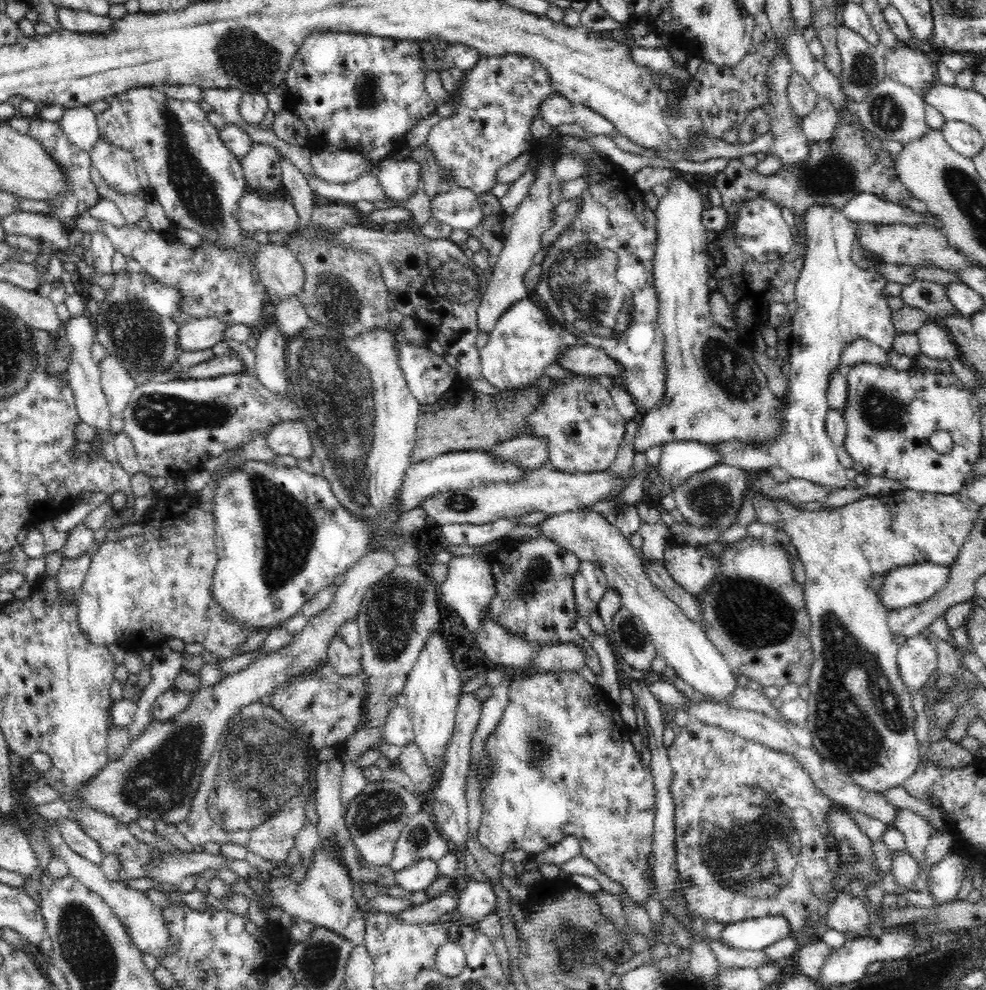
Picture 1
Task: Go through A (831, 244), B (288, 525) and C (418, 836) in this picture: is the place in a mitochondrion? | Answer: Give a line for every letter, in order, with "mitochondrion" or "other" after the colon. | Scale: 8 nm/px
A: other
B: mitochondrion
C: mitochondrion

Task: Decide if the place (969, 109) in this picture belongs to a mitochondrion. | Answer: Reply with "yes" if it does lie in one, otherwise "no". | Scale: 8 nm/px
no

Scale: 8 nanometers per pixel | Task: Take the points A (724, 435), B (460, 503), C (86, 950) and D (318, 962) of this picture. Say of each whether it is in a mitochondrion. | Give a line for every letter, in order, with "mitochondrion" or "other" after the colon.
A: other
B: mitochondrion
C: mitochondrion
D: mitochondrion

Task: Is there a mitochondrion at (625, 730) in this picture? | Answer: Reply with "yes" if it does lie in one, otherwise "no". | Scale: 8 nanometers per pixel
no

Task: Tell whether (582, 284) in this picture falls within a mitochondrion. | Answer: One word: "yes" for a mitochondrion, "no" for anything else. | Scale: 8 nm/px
yes

